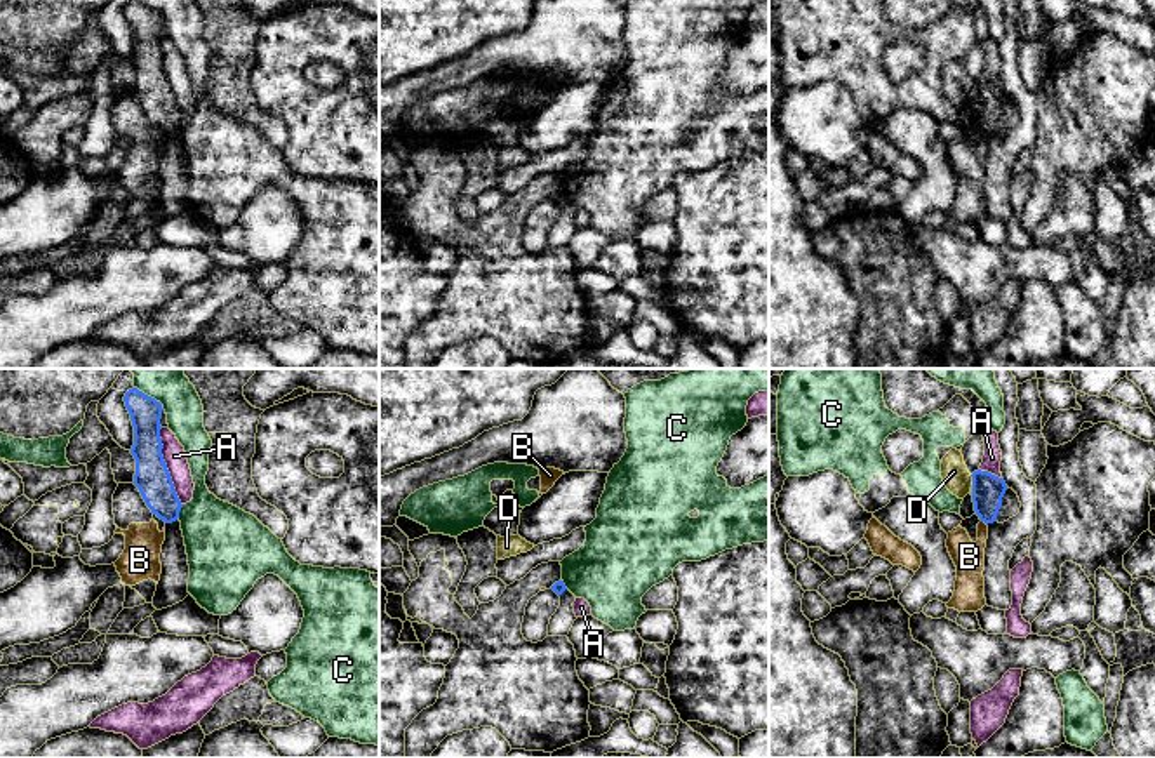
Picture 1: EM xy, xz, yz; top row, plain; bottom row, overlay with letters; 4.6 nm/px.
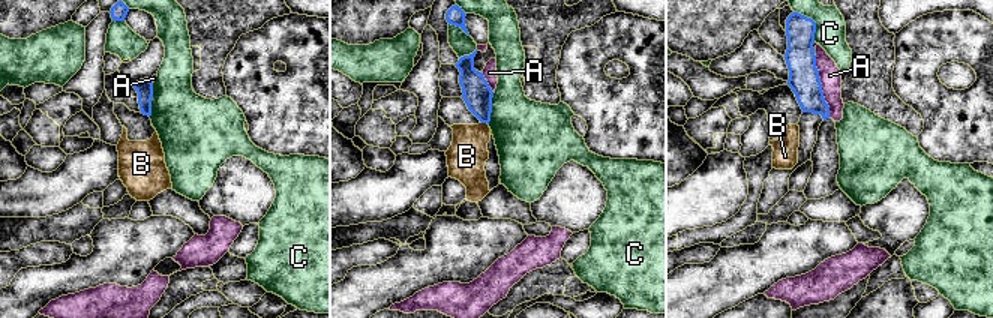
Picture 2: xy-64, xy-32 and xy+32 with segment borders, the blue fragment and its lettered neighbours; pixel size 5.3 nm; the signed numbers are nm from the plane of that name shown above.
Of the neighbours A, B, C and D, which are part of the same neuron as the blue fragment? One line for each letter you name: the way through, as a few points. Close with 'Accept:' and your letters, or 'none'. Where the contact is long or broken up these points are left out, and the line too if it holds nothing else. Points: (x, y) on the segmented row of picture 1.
Accept: none

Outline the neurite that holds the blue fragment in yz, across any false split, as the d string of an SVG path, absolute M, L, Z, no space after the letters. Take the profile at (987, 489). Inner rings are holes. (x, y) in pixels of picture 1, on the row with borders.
M974 471L972 475L972 502L974 511L981 522L997 522L997 513L1002 506L1002 497L1007 490L1004 478L998 478L988 471Z

